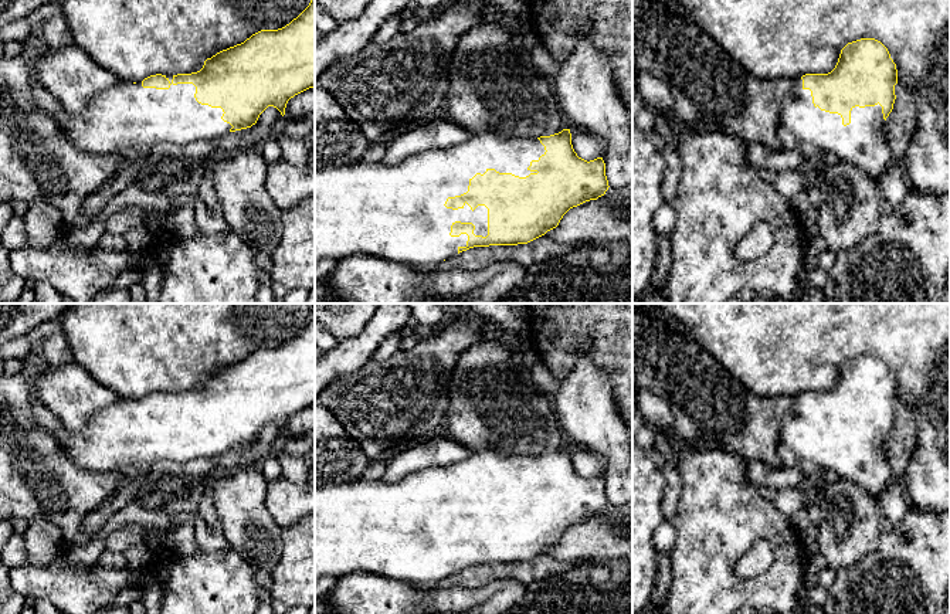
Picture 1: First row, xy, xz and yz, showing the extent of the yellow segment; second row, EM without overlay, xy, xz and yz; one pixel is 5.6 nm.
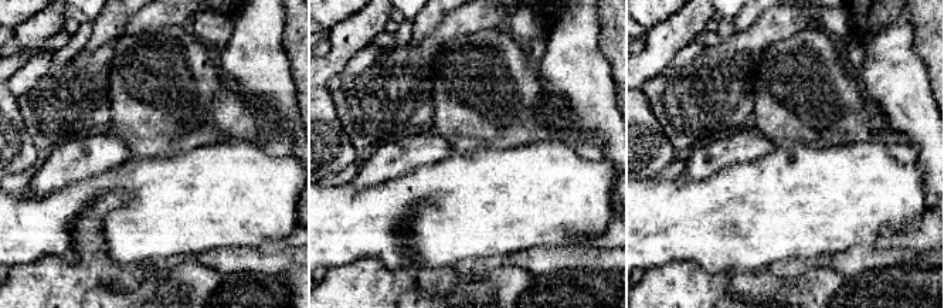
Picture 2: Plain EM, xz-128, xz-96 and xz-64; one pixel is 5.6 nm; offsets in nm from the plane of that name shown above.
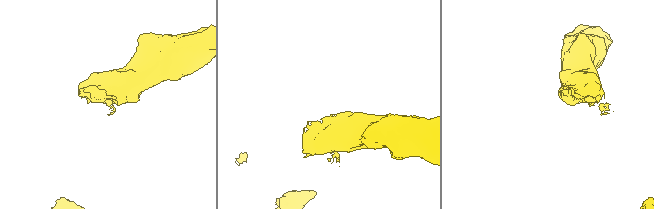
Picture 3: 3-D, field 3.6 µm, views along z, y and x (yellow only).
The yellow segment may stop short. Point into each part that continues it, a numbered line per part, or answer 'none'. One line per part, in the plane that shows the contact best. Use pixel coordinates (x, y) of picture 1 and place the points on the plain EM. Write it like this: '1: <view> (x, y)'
1: xz (396, 529)

